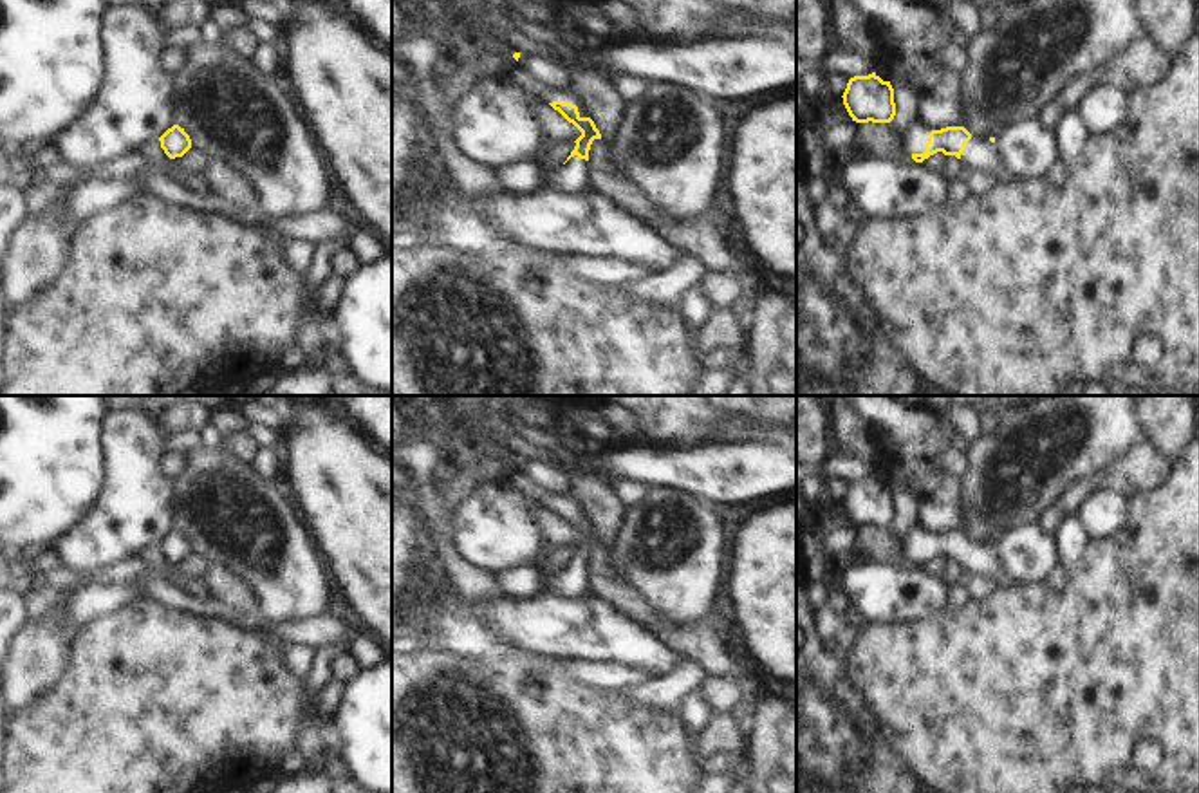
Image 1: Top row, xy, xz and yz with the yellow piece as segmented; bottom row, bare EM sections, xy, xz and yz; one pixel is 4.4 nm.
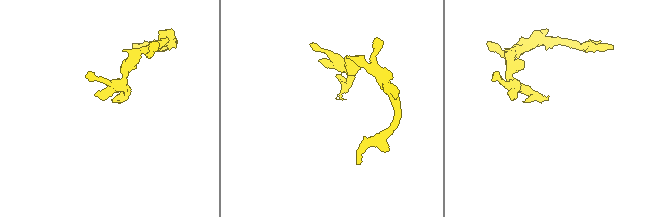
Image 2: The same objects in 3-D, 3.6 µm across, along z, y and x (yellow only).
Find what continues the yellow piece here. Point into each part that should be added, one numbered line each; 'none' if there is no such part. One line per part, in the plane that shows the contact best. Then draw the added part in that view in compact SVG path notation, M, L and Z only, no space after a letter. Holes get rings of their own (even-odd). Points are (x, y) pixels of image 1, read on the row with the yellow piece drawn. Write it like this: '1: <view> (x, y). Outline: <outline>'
1: xz (573, 177). Outline: M578 155L571 157L554 172L545 186L569 193L583 193L590 190L589 163Z

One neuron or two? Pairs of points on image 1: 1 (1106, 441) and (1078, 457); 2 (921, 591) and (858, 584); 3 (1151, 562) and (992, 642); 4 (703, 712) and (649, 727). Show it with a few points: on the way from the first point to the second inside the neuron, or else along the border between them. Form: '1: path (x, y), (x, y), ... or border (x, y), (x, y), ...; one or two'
1: path (1098, 441), (1086, 450); one
2: path (907, 582), (874, 584); one
3: path (1111, 602), (1071, 642), (1031, 642); one
4: border (679, 714), (683, 723), (699, 736); two

